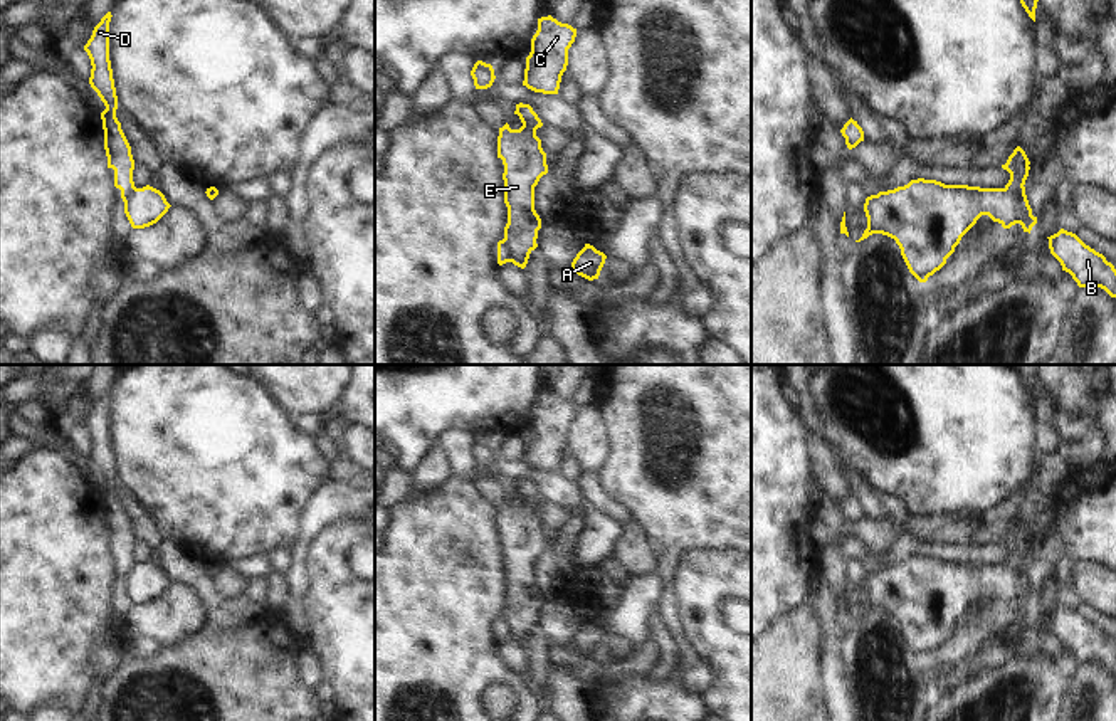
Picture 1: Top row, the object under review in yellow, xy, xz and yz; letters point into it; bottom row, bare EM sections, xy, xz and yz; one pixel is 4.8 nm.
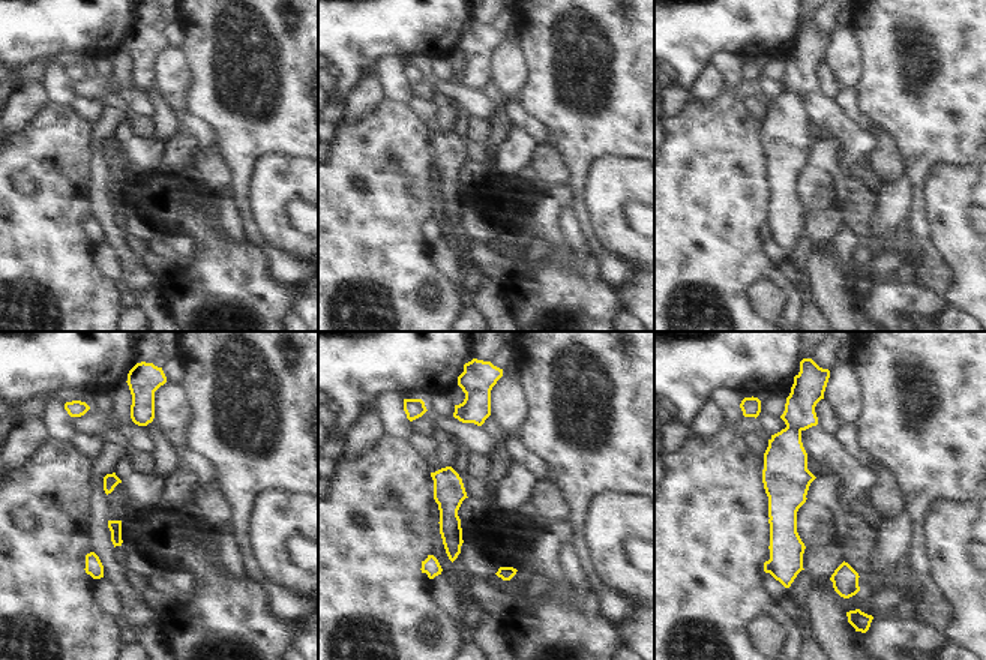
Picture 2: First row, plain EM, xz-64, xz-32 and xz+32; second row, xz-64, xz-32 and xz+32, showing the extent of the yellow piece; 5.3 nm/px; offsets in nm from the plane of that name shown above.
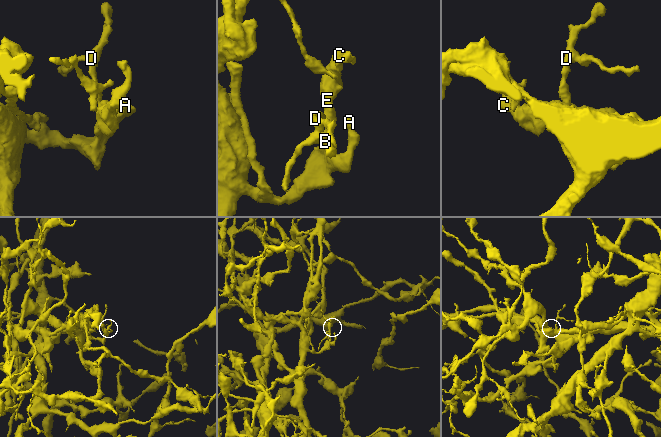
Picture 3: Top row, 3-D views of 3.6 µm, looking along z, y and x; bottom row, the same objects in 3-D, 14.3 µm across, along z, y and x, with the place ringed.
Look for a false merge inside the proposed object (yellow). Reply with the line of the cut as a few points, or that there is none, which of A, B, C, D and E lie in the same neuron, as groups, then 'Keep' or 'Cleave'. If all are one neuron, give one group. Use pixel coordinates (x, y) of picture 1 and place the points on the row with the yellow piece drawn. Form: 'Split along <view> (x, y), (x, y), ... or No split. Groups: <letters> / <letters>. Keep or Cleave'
Split along xz (503, 239), (510, 261). Groups: A B C E / D. Cleave

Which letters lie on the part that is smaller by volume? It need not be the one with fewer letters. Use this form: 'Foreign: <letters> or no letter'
Foreign: D

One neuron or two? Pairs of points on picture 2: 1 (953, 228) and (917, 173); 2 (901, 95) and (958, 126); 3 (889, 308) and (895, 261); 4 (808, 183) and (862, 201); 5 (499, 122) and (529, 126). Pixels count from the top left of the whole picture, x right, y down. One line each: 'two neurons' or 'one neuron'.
1: two neurons
2: one neuron
3: two neurons
4: two neurons
5: two neurons

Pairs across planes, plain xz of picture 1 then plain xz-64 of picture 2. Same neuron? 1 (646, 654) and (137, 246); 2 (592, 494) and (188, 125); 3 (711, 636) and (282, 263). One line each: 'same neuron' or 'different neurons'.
1: same neuron
2: same neuron
3: different neurons

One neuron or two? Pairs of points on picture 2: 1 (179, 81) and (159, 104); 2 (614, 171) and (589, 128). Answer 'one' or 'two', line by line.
1: two
2: two

